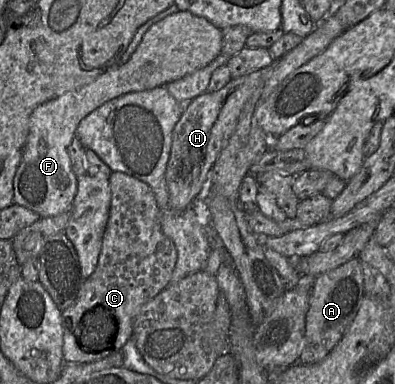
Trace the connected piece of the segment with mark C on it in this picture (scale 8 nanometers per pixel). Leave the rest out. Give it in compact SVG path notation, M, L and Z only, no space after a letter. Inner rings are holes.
M85 149L85 158L89 175L105 174L109 177L111 204L96 269L84 281L75 303L62 311L63 357L70 363L92 362L123 349L131 339L134 317L144 304L168 286L177 260L173 242L161 229L160 209L150 186L126 173L112 172L91 149Z

